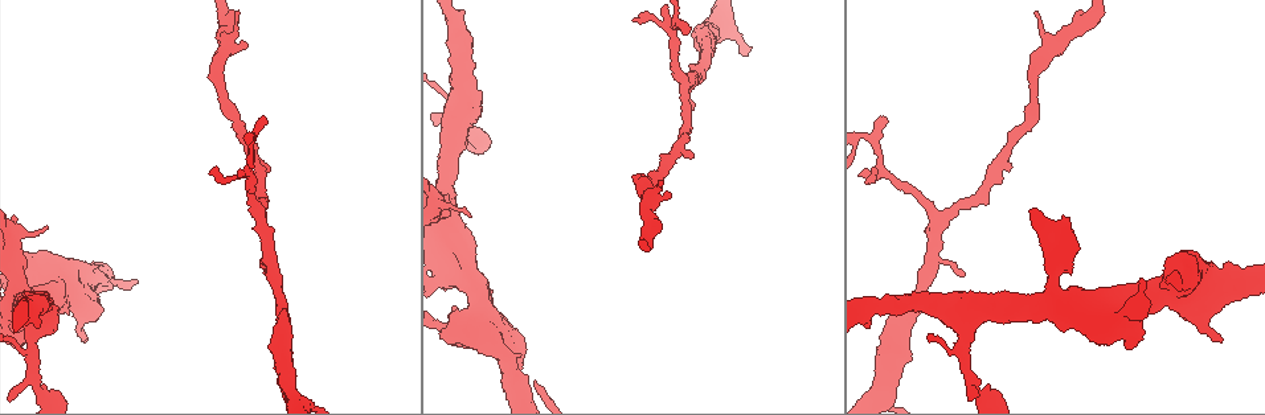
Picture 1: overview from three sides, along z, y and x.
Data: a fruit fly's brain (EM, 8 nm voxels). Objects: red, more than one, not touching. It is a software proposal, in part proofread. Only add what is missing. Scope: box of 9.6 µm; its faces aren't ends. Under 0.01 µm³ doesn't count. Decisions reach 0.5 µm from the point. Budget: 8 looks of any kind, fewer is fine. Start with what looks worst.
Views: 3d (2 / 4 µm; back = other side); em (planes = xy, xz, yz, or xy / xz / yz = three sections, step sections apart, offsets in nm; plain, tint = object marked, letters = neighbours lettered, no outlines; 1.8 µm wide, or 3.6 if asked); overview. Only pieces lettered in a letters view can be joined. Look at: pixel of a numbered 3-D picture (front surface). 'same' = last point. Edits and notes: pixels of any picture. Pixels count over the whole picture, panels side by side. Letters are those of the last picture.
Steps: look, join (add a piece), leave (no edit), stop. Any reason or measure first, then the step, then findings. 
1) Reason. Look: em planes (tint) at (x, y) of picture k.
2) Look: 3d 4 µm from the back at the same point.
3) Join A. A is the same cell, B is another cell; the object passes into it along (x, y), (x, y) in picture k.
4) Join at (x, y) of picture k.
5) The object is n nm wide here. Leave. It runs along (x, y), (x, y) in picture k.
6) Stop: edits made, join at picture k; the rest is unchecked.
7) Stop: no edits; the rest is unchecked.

Branch stops here. Look: em yz step 8 (letters) at (47, 229) of picture 1.

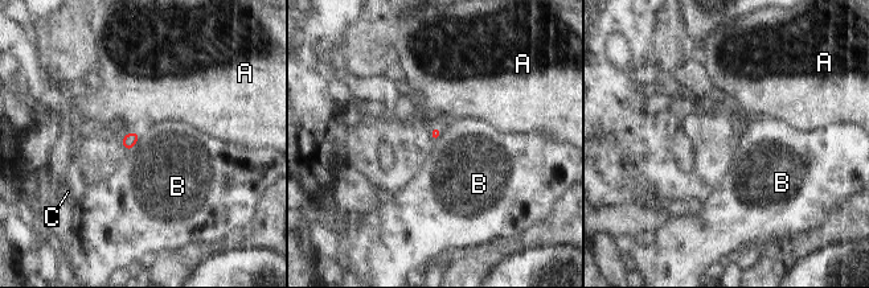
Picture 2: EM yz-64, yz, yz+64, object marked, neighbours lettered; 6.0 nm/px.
Leave. A, B and C are other cells; a border runs along (140, 135), (128, 152) in picture 2; none of them fits.

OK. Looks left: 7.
An open end. Look: em planes (tint) at (86, 338) of picture 1.

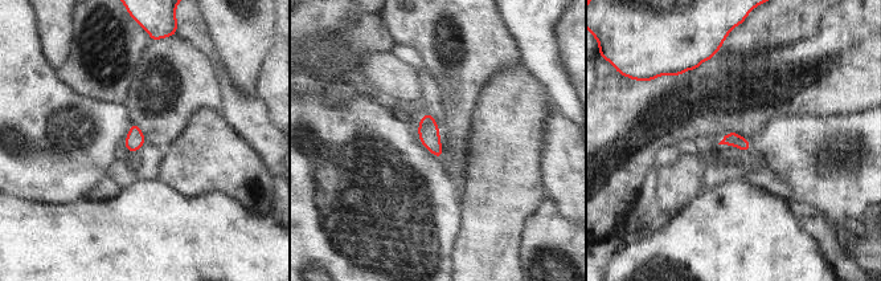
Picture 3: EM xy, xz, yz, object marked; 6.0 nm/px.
See the neighbours. Look: em planes (letters) at the same point.

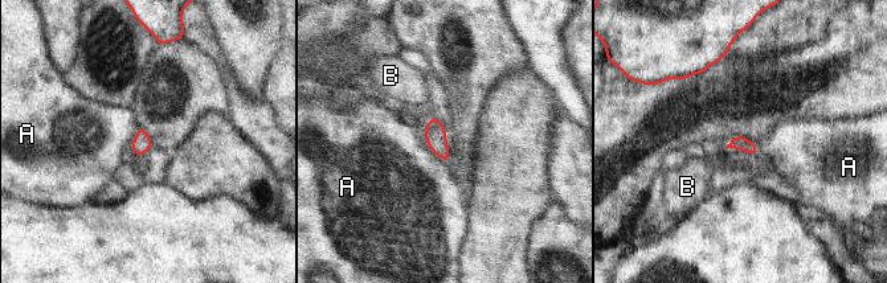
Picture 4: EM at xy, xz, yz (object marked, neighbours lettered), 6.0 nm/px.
Leave. A and B are other cells; a border runs along (139, 126), (131, 140) in picture 4; none of them fits.

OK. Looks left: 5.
Free end. Look: em xz step 16 (letters) at (694, 109) of picture 1.

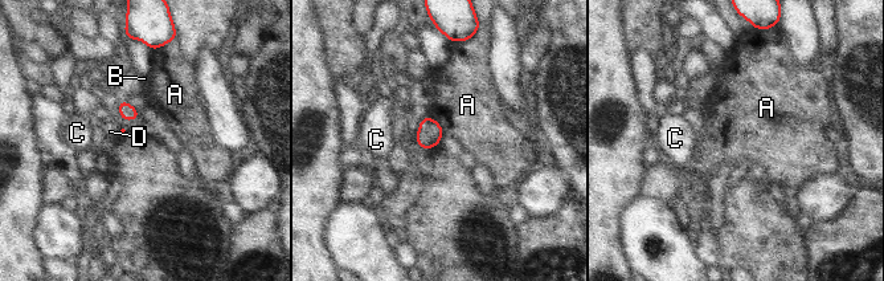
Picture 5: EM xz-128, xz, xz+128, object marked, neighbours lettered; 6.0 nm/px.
Another direction. Look: em planes (letters) at the same point.

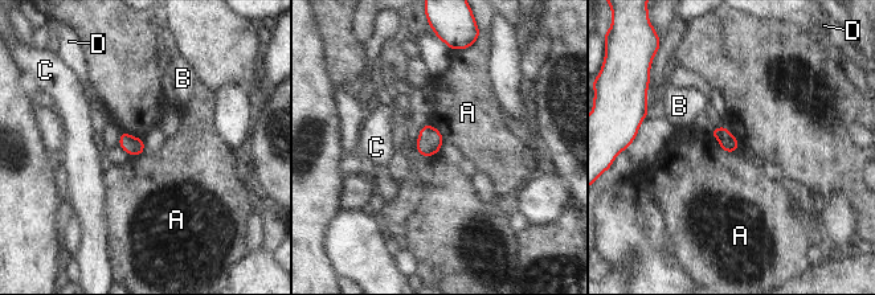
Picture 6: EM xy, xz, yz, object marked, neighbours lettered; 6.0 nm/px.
Leave. A, B, C and D are other cells; no lettered piece goes on from it.

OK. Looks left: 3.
Stop: no edits; the rest is unchecked.

